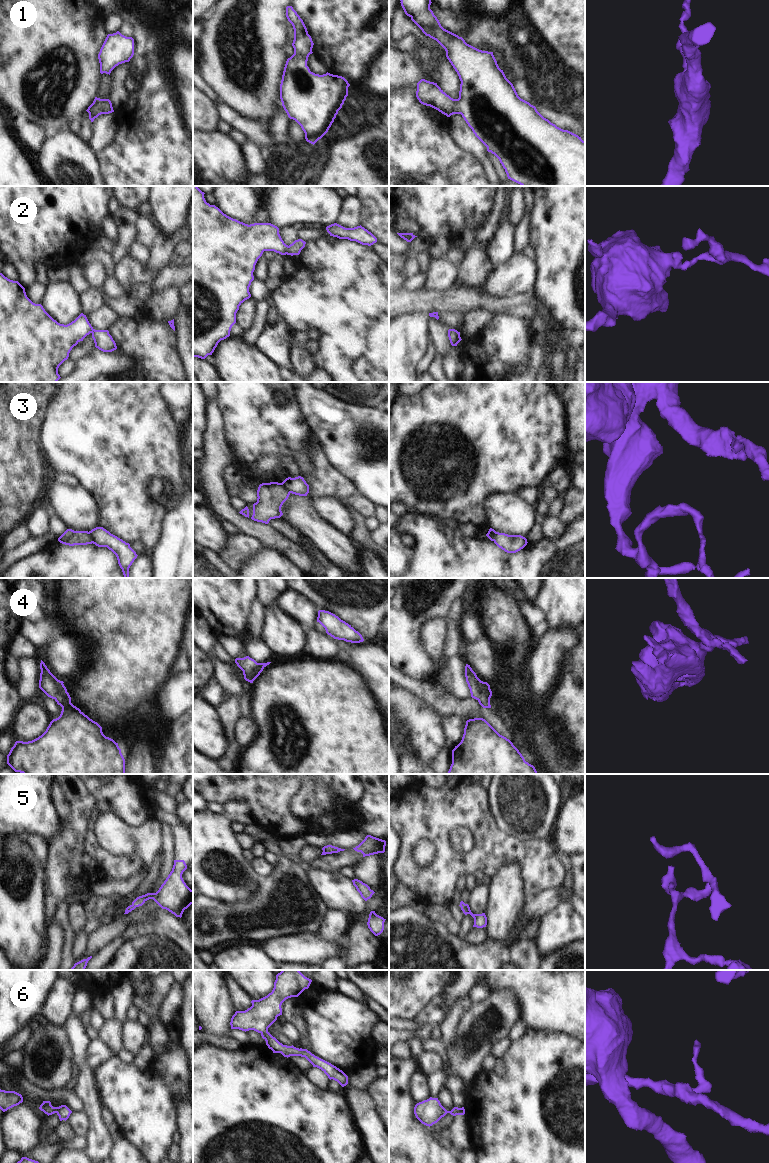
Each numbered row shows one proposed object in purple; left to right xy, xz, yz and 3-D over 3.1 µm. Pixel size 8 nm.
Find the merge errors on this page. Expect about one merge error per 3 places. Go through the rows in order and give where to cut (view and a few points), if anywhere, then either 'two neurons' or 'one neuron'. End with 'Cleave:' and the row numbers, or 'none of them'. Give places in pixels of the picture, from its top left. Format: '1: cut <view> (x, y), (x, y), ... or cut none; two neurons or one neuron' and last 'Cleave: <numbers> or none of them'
1: cut none; one neuron
2: cut xz (288, 246), (285, 253); two neurons
3: cut xy (88, 532), (92, 542); two neurons
4: cut none; one neuron
5: cut none; one neuron
6: cut none; one neuron
Cleave: 2, 3

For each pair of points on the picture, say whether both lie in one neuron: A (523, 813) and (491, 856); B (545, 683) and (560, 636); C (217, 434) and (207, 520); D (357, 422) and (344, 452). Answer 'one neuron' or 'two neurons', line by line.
A: two neurons
B: one neuron
C: two neurons
D: one neuron

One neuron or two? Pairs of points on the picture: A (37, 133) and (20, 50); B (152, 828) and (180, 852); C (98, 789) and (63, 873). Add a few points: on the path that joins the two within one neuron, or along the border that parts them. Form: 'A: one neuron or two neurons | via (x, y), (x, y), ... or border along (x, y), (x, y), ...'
A: two neurons | border along (23, 116), (38, 124), (44, 130), (46, 137)
B: two neurons | border along (154, 818), (161, 823)
C: two neurons | border along (84, 784), (93, 798), (93, 809), (88, 823)

